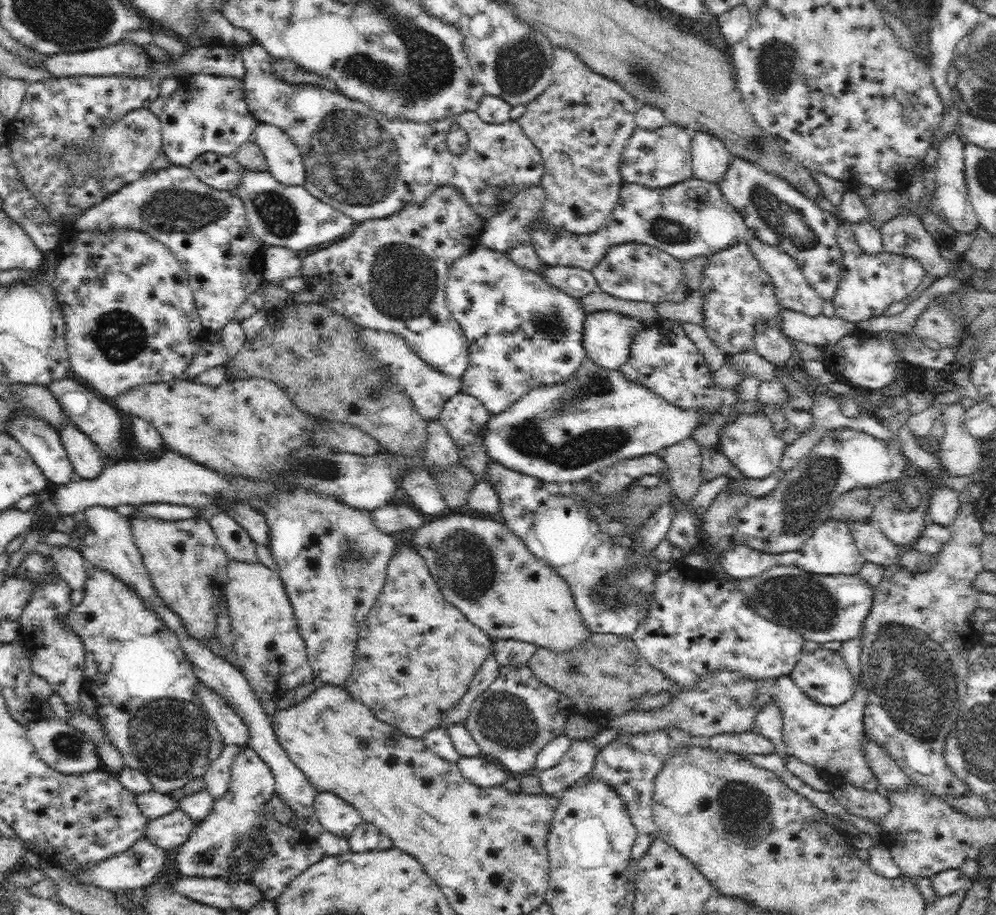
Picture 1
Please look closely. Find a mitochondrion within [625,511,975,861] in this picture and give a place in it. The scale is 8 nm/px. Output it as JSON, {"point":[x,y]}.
{"point":[914,680]}

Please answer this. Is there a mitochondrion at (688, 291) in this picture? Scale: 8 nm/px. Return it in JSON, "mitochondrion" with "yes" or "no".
{"mitochondrion":"no"}

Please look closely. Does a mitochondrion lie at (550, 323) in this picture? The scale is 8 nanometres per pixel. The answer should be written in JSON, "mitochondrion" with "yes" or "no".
{"mitochondrion":"yes"}

